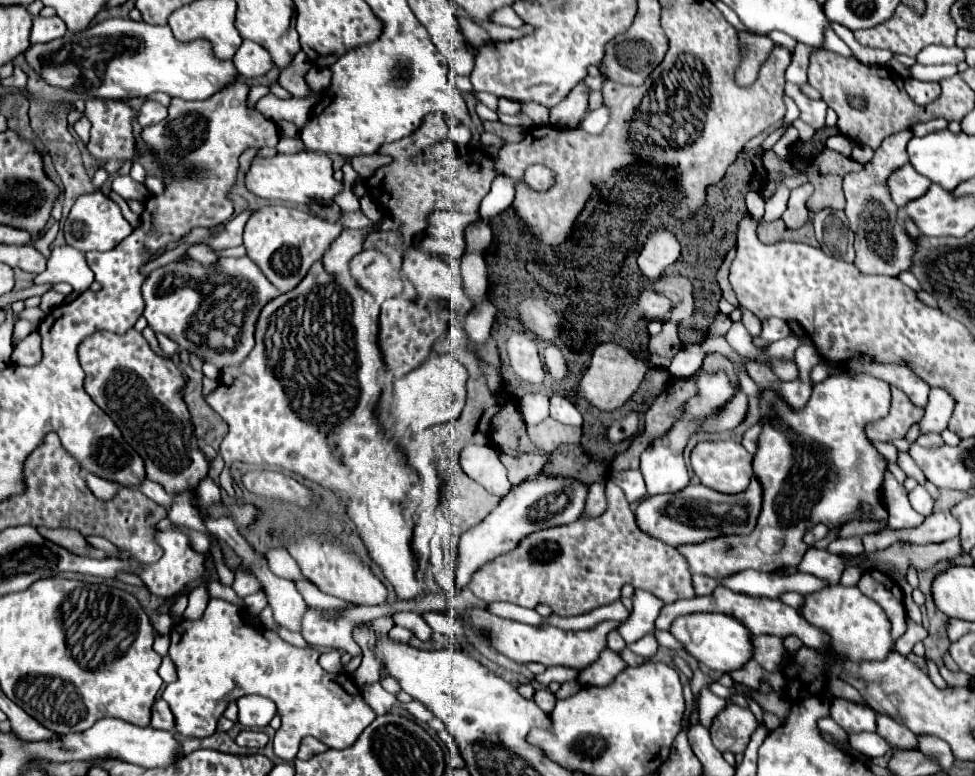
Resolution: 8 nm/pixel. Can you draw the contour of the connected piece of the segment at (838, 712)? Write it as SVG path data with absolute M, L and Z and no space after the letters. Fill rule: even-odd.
M834 699L830 705L830 717L846 731L876 731L876 713L868 705L860 705L848 699Z

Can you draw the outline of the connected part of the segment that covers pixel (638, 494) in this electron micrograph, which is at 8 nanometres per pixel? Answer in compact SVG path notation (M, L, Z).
M636 469L636 471L626 471L626 473L610 473L610 481L614 481L624 493L626 493L626 499L630 503L634 501L640 501L644 495L646 495L646 487L644 487L644 477L642 473Z

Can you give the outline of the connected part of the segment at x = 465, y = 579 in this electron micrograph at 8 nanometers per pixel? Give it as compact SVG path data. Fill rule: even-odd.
M536 473L524 483L512 487L512 491L480 525L472 527L462 535L456 585L466 587L470 583L470 575L480 565L488 563L492 557L512 551L518 545L518 541L528 533L576 521L584 509L586 493L588 493L588 485L582 485L582 481L572 477L548 475L548 473Z

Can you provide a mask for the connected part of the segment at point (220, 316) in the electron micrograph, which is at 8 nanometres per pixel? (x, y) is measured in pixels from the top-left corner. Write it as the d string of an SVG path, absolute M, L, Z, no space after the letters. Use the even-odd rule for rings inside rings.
M226 257L226 259L220 259L220 263L210 265L210 267L202 265L198 261L192 261L192 259L190 261L174 261L164 267L154 269L146 277L146 281L142 285L142 297L146 303L142 315L146 317L148 325L156 333L164 333L180 349L184 349L192 355L196 353L206 363L212 363L218 369L226 369L226 367L238 367L248 357L248 353L254 347L254 329L256 329L258 313L262 311L266 301L272 301L276 295L278 295L278 289L264 277L264 273L258 269L258 265L254 261L250 261L248 257ZM236 295L244 295L244 313L242 313L242 309L238 311L232 301Z

